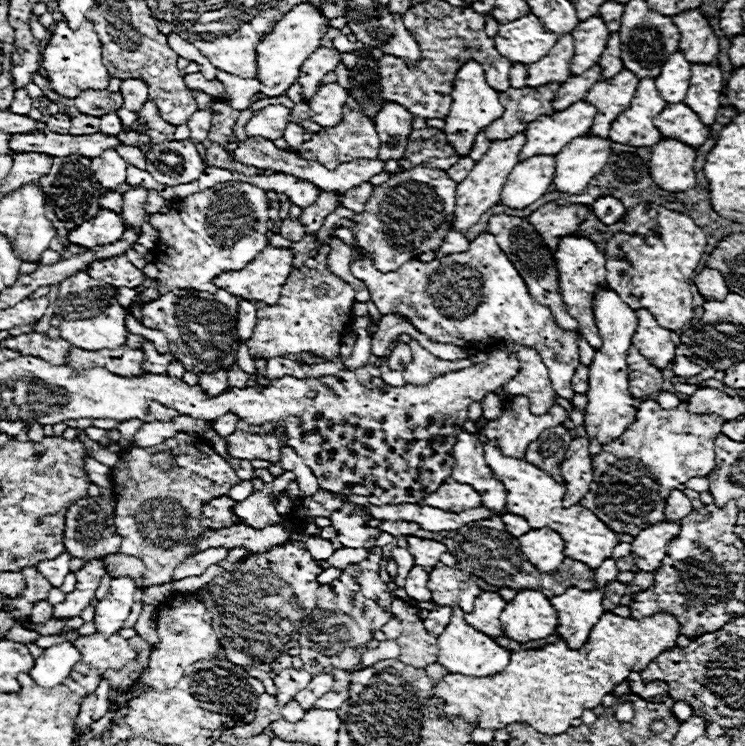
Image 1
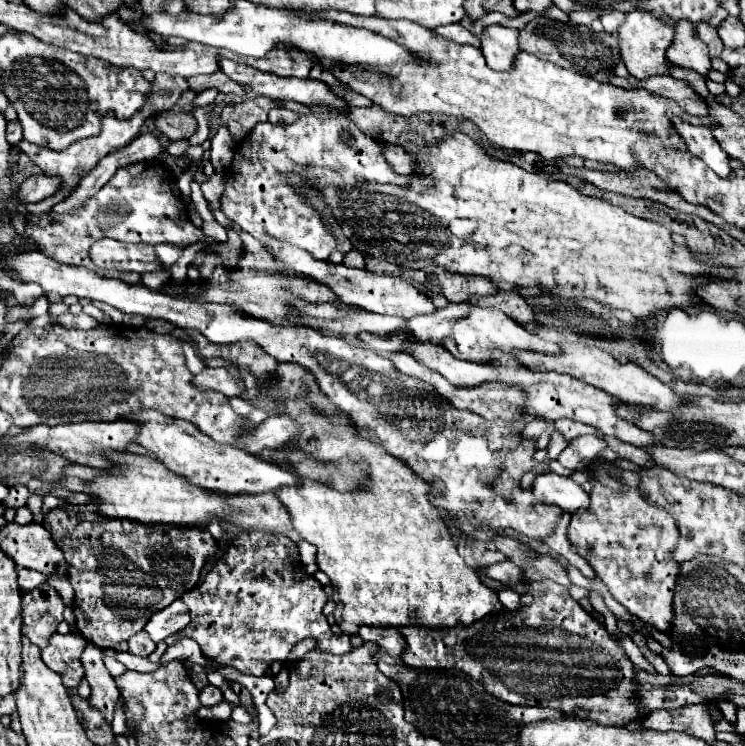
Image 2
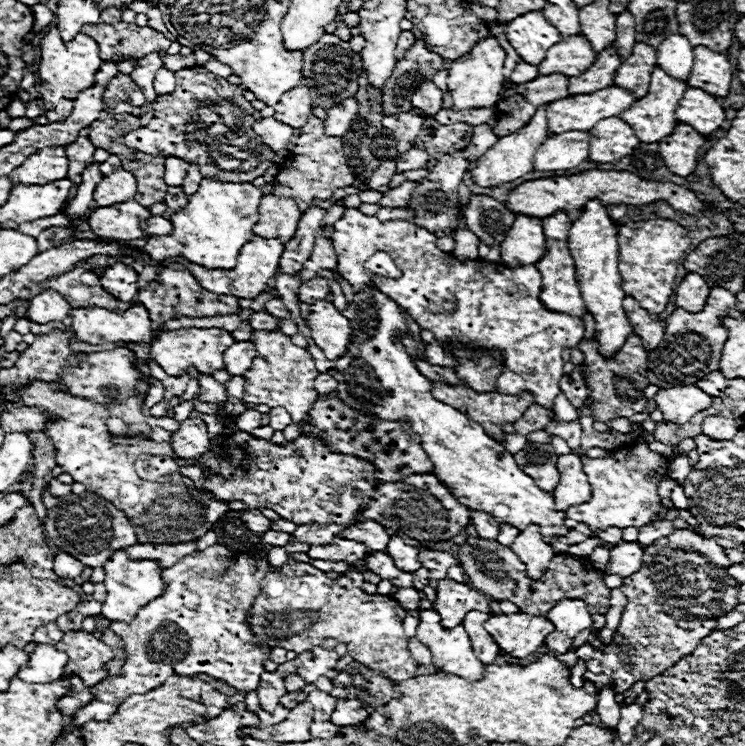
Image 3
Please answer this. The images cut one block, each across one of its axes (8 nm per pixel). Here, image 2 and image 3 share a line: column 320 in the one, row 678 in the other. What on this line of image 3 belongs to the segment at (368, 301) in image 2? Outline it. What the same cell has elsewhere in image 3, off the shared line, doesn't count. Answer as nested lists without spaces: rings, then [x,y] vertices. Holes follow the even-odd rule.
[[[262,672],[260,684],[258,684],[258,698],[260,698],[262,710],[274,712],[274,708],[278,706],[278,700],[284,694],[286,694],[284,678],[278,672]]]

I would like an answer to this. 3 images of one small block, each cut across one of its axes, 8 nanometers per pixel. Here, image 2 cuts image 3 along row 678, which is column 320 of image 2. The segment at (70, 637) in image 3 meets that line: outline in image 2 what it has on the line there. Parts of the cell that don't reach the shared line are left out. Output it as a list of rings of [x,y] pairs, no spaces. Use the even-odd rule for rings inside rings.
[[[220,58],[220,70],[232,78],[234,82],[238,84],[248,84],[254,88],[256,94],[260,96],[266,96],[266,98],[272,98],[272,100],[294,100],[294,102],[300,102],[300,104],[306,104],[306,106],[314,106],[314,104],[328,104],[328,106],[334,106],[334,108],[344,108],[346,106],[346,100],[336,96],[324,82],[318,82],[318,80],[302,80],[302,78],[282,78],[282,76],[276,76],[272,72],[262,72],[262,70],[256,70],[252,66],[246,66],[246,64],[238,64],[238,62],[232,62],[228,58]]]

